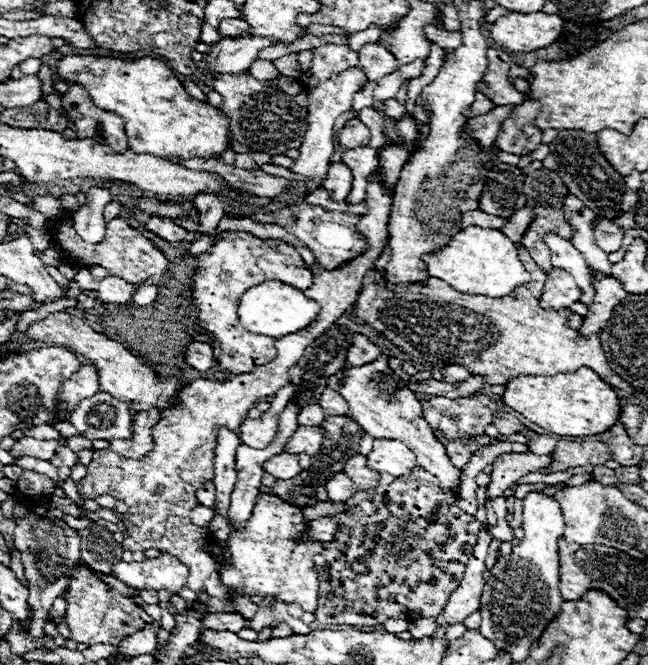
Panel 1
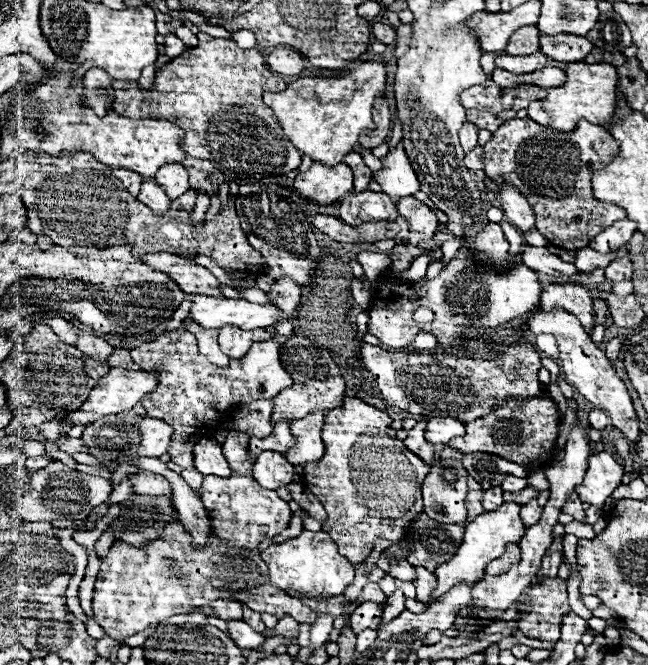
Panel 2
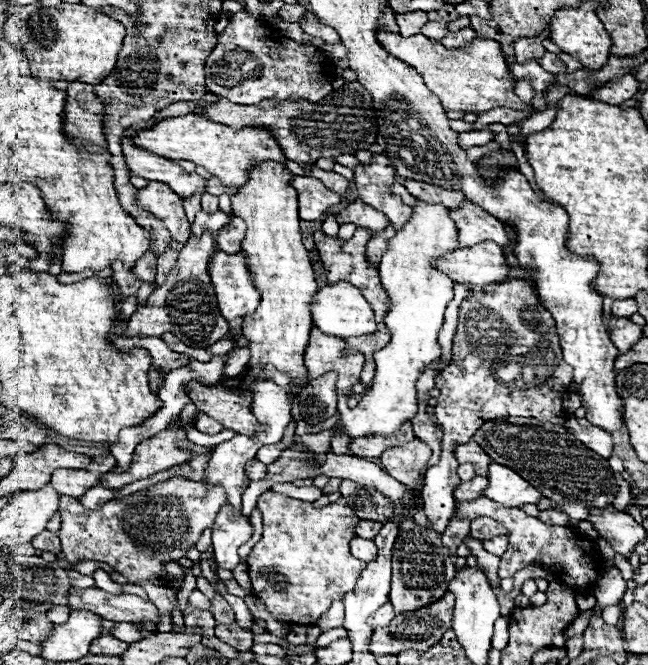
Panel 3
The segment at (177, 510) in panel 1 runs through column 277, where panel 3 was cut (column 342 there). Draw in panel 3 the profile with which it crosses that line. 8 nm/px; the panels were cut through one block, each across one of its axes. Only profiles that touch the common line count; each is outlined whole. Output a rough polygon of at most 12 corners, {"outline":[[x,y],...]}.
{"outline":[[312,328],[304,354],[306,384],[336,372],[336,388],[352,392],[362,354],[342,354],[346,342]]}

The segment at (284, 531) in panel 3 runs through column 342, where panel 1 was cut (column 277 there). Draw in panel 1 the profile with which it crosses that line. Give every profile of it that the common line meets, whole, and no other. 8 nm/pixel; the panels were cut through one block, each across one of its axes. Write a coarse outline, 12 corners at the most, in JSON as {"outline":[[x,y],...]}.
{"outline":[[260,494],[230,534],[230,590],[318,604],[300,508]]}

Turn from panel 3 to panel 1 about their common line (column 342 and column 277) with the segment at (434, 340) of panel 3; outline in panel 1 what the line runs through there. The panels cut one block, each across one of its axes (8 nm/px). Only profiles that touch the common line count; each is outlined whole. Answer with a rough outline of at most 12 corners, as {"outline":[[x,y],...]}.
{"outline":[[277,393],[268,412],[244,420],[240,440],[250,448],[266,448],[278,434],[278,418],[287,404]]}

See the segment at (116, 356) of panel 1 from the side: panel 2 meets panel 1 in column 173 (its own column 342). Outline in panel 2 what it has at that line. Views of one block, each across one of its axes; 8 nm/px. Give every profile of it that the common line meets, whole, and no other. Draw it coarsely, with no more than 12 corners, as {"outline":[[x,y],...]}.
{"outline":[[290,336],[282,360],[294,378],[274,400],[272,424],[344,404],[328,350]]}

